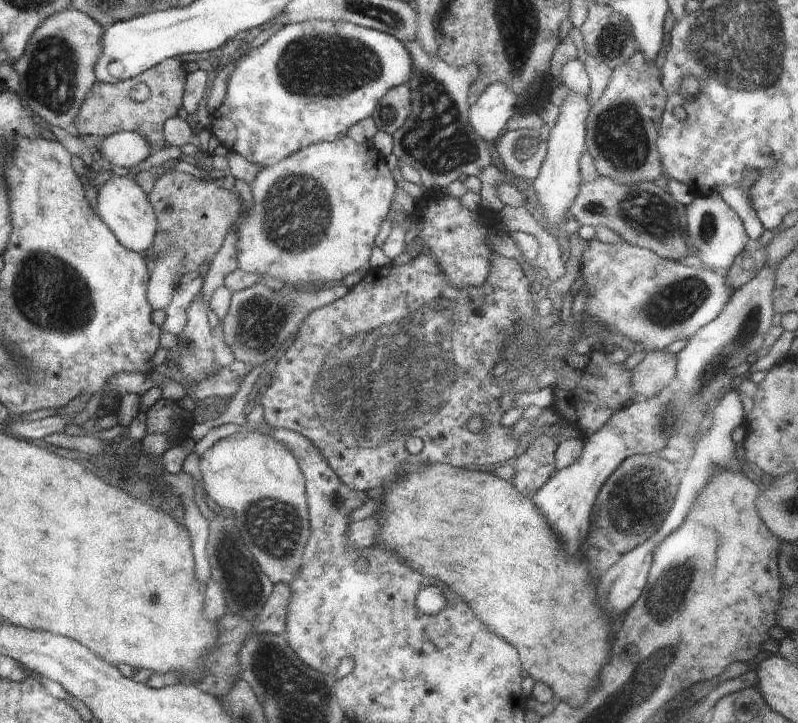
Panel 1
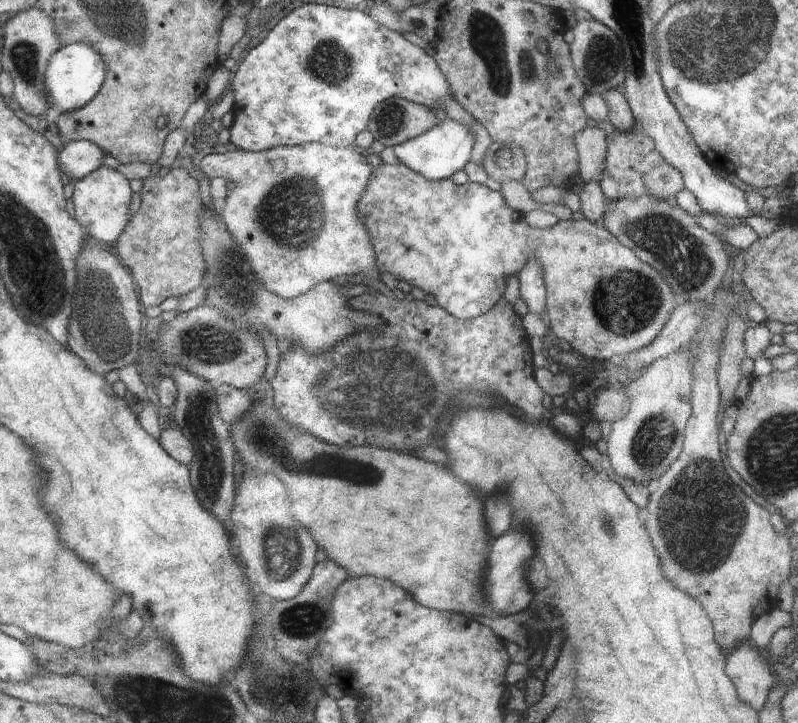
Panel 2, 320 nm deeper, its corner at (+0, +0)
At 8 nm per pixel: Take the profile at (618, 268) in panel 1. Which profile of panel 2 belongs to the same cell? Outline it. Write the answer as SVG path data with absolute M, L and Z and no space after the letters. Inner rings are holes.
M402 163L397 164L380 164L377 168L374 167L372 175L369 178L368 187L365 188L364 196L357 204L357 215L364 218L365 229L369 233L369 239L373 245L377 270L379 272L390 272L392 276L406 280L408 284L418 286L435 302L440 308L445 309L449 313L453 313L455 317L462 320L470 320L477 316L484 315L488 310L492 309L494 304L498 303L500 298L503 298L504 288L508 287L509 279L512 276L520 275L522 268L525 268L526 262L530 258L538 260L540 266L545 269L546 288L548 292L547 310L548 318L550 318L550 334L557 340L566 340L570 344L572 350L579 354L586 363L589 362L604 362L607 366L608 360L614 360L614 356L628 356L630 352L638 352L638 349L649 347L650 344L658 338L658 332L662 330L664 324L670 320L671 313L676 306L682 302L676 302L676 294L672 292L672 288L680 288L680 286L688 286L688 274L680 280L681 282L664 282L662 274L657 268L652 268L650 264L642 262L633 257L630 248L617 237L608 231L602 224L590 222L588 219L575 220L568 219L559 221L552 228L541 229L529 226L524 220L522 212L516 212L505 201L505 197L498 191L493 191L486 185L467 181L465 184L457 184L452 179L444 179L439 181L431 181L423 177L421 173L414 172Z

